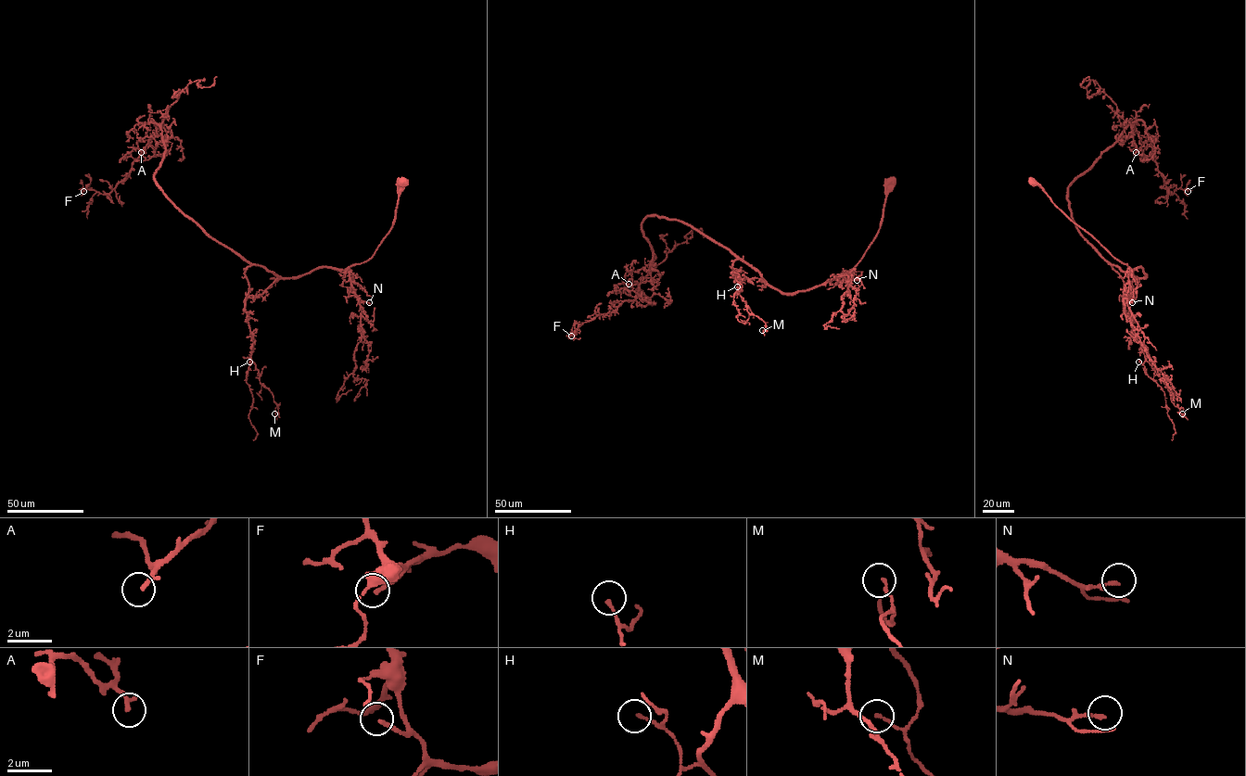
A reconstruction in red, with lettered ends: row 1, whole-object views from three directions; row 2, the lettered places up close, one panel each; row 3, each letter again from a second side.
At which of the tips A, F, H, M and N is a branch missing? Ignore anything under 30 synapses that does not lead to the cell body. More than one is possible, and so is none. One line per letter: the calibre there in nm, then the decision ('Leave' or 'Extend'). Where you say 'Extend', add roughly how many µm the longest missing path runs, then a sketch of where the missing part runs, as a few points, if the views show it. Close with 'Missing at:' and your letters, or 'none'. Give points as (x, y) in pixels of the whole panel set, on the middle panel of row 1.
A: Thickness 200 nm. Extend. Missing length about 7 µm
F: Thickness 160 nm. Leave
H: Thickness 130 nm. Leave
M: Thickness 140 nm. Leave
N: Thickness 180 nm. Leave
Missing at: A

